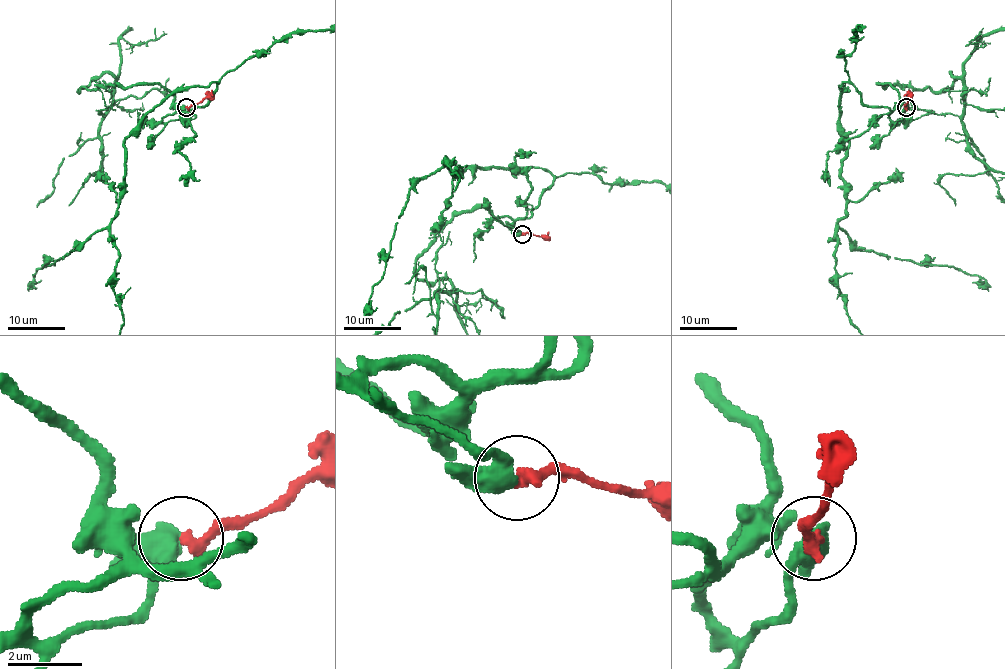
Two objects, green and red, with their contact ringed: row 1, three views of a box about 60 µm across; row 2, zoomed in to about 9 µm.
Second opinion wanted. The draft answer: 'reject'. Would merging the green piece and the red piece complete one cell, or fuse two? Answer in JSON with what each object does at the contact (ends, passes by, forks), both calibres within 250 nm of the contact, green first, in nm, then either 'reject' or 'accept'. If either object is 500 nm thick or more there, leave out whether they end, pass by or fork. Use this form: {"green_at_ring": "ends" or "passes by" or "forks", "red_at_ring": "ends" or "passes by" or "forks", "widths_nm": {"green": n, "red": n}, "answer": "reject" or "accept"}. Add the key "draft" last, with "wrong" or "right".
{"green_at_ring": "passes by", "red_at_ring": "ends", "widths_nm": {"green": 480, "red": 320}, "answer": "accept", "draft": "wrong"}

